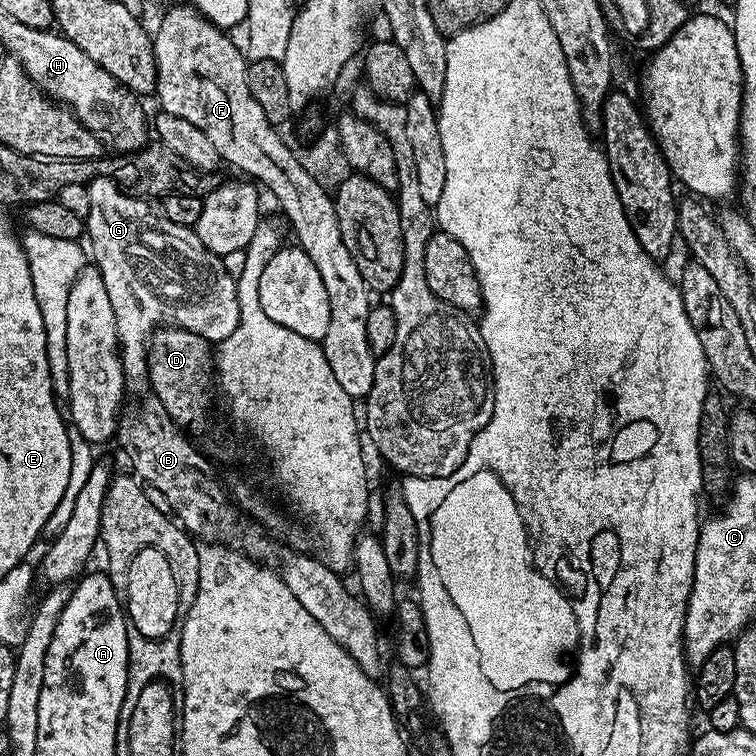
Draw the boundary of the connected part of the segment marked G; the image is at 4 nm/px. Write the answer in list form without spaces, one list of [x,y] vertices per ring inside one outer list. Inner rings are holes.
[[[97,178],[87,184],[88,193],[90,194],[90,210],[86,217],[86,240],[92,243],[92,252],[90,248],[90,256],[94,259],[94,267],[102,274],[102,282],[106,286],[106,294],[110,294],[110,306],[114,306],[114,318],[116,319],[116,338],[120,345],[120,361],[122,362],[122,370],[124,371],[124,387],[129,393],[140,392],[144,394],[149,391],[148,383],[148,342],[152,338],[155,330],[161,326],[170,326],[185,328],[193,331],[194,334],[201,335],[202,338],[209,342],[219,342],[230,338],[230,334],[234,334],[234,330],[238,326],[238,318],[240,317],[238,290],[236,289],[237,277],[228,273],[228,268],[223,259],[215,256],[213,252],[198,238],[198,234],[193,229],[186,226],[178,226],[178,222],[170,222],[170,218],[164,216],[163,211],[159,207],[156,208],[155,203],[149,202],[147,199],[130,196],[119,188],[110,178]]]

